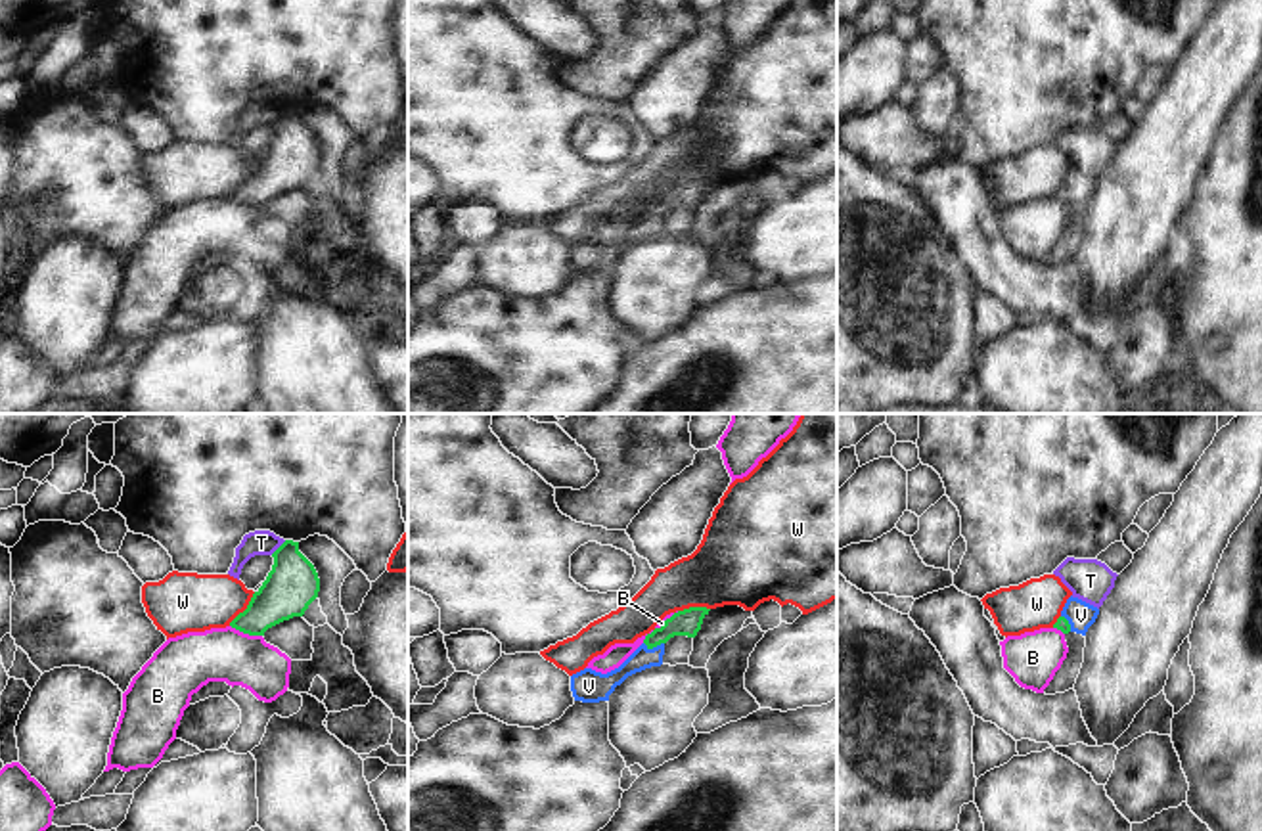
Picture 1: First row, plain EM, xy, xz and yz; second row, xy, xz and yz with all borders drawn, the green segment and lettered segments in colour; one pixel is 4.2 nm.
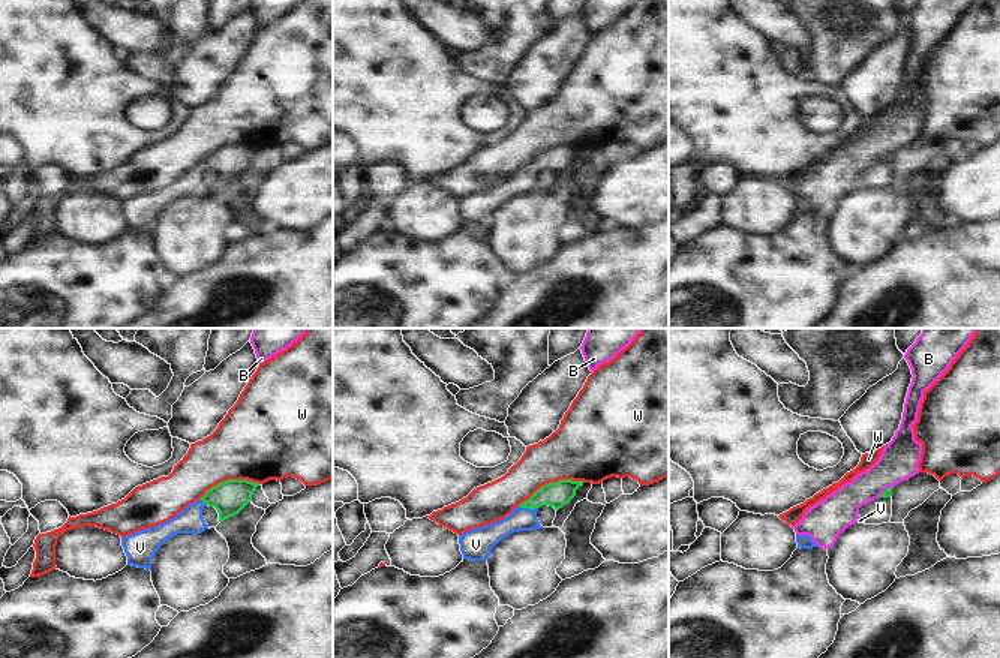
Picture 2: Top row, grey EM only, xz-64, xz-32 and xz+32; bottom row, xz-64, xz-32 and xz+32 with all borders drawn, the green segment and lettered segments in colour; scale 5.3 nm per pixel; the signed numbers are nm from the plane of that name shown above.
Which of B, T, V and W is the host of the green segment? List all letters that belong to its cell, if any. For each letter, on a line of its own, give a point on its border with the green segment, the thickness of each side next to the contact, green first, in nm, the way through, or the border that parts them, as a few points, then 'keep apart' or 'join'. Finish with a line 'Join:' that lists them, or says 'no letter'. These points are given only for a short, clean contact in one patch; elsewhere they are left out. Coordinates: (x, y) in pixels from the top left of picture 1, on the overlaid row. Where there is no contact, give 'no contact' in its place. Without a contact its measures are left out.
B: xy (246, 632) | 220/240 nm | along xy (230, 625), (261, 636) | keep apart
T: xy (280, 546) | 220/110 nm | along xy (286, 540), (270, 554) | keep apart
V: xz (653, 646) | 110/90 nm | across xz (688, 623), (675, 625), (653, 646), (642, 657) | join
W: xy (246, 609) | 220/260 nm | keep apart
Join: V

